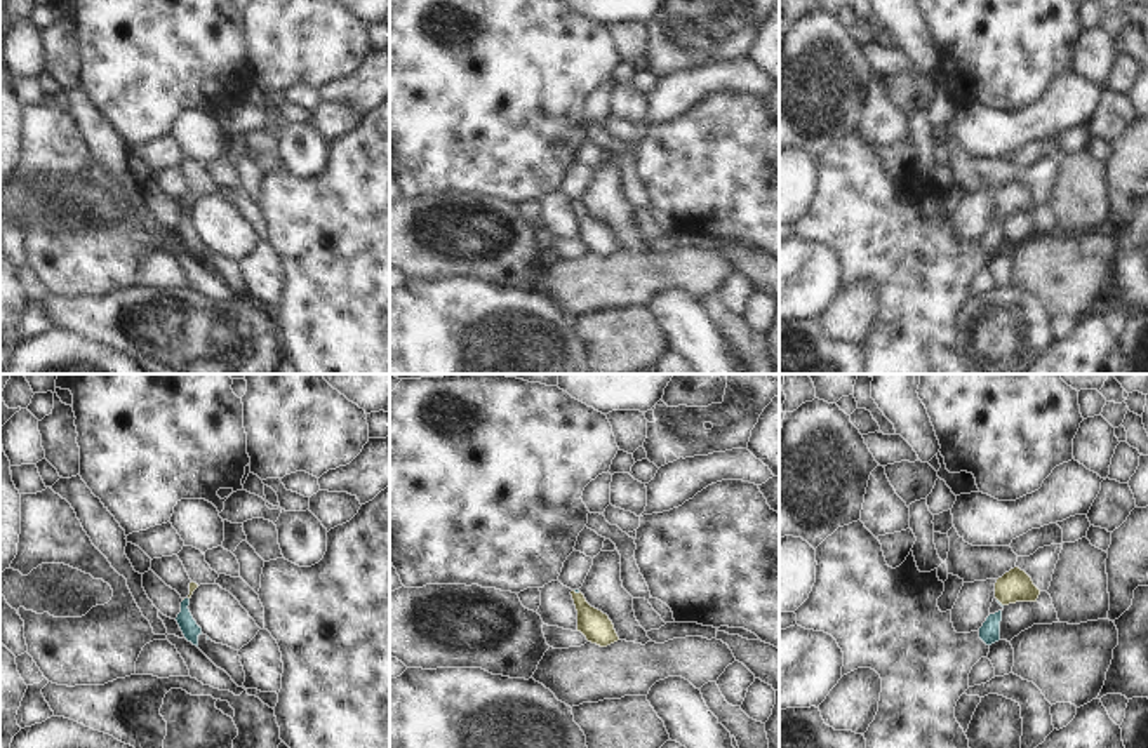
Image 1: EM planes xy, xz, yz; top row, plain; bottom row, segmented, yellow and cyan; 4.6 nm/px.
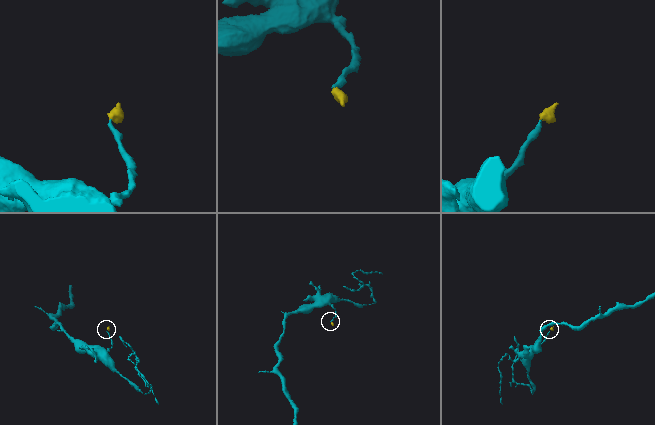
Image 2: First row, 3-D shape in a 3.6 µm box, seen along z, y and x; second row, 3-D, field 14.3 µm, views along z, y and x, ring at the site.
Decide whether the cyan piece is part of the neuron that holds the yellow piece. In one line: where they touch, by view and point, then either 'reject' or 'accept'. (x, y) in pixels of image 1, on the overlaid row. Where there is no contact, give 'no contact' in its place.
xz (574, 592) | accept

